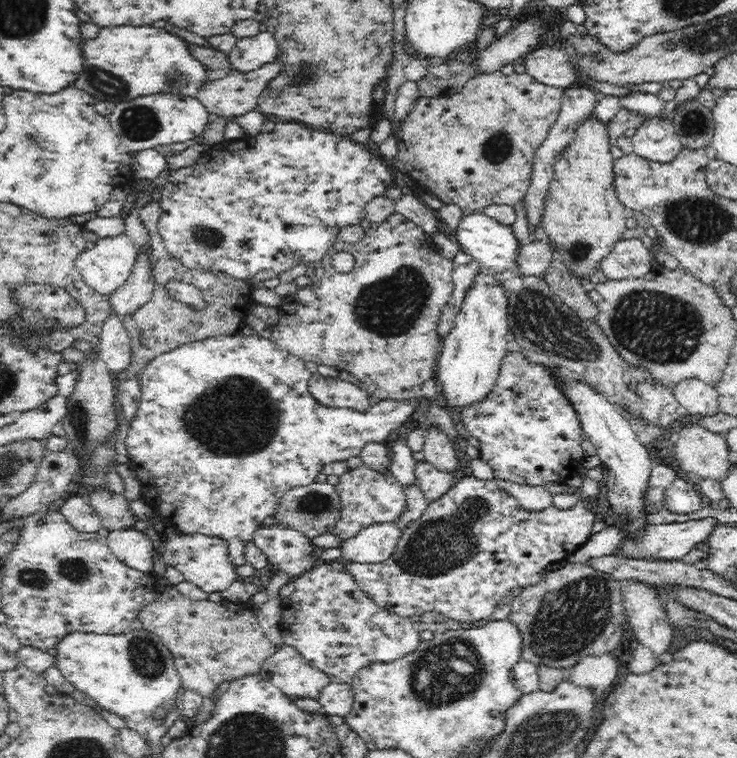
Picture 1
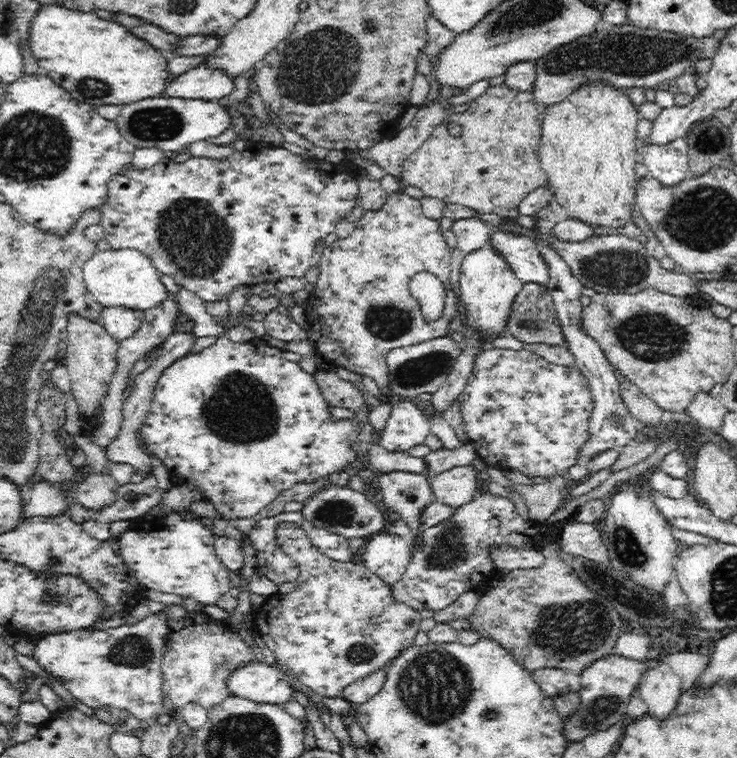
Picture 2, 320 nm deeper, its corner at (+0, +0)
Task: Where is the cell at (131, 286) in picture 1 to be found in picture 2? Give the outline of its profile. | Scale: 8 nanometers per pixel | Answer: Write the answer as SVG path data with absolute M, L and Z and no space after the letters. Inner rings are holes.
M108 306L103 309L102 325L118 342L130 338L144 323L144 311L126 306Z

